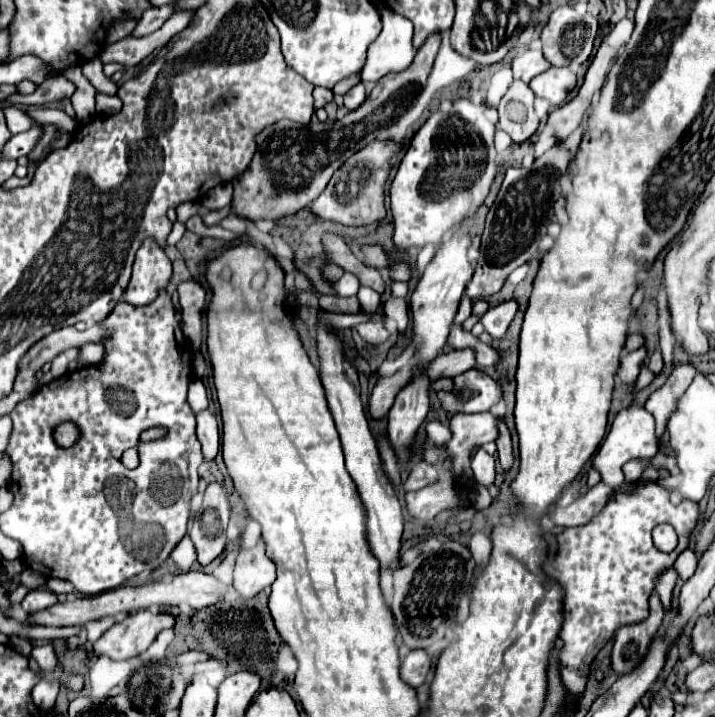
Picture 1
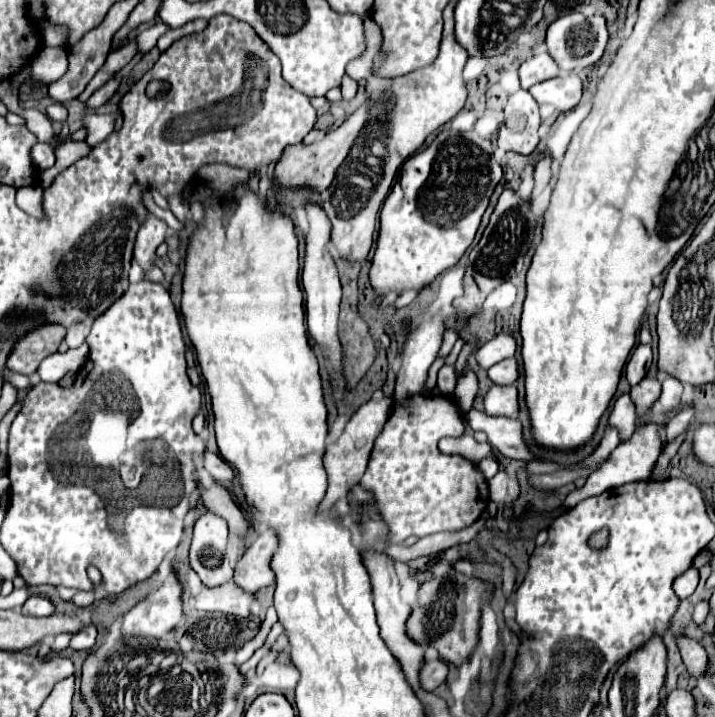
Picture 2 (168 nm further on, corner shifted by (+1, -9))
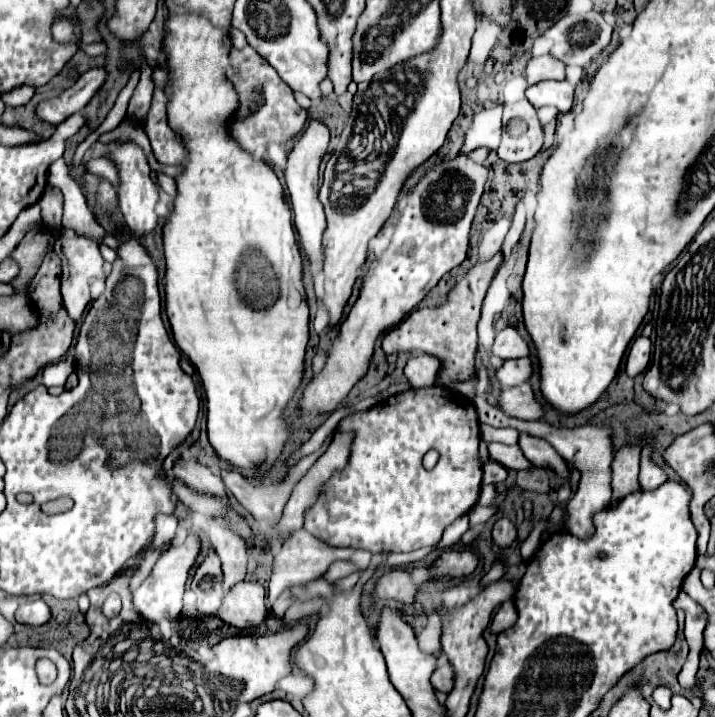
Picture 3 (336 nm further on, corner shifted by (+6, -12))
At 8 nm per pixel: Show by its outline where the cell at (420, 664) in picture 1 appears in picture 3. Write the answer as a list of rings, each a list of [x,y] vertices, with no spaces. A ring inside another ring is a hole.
[[[443,658],[437,664],[437,668],[435,668],[433,676],[431,676],[431,686],[437,692],[445,692],[445,694],[451,692],[451,688],[453,688],[453,670],[451,670],[451,664],[447,662],[447,658]]]

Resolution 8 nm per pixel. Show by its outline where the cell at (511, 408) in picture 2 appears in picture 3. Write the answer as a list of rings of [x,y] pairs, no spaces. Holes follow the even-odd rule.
[[[519,384],[515,388],[507,388],[501,392],[497,400],[497,408],[503,410],[511,418],[519,420],[539,420],[543,410],[533,398],[529,384]]]

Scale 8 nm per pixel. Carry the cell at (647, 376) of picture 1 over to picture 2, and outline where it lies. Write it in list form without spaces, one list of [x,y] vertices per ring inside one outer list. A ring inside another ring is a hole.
[[[622,395],[616,399],[614,409],[610,413],[610,419],[608,419],[608,425],[618,429],[620,443],[626,441],[626,437],[630,437],[630,433],[634,433],[634,429],[636,429],[636,407],[634,407],[630,395]]]

